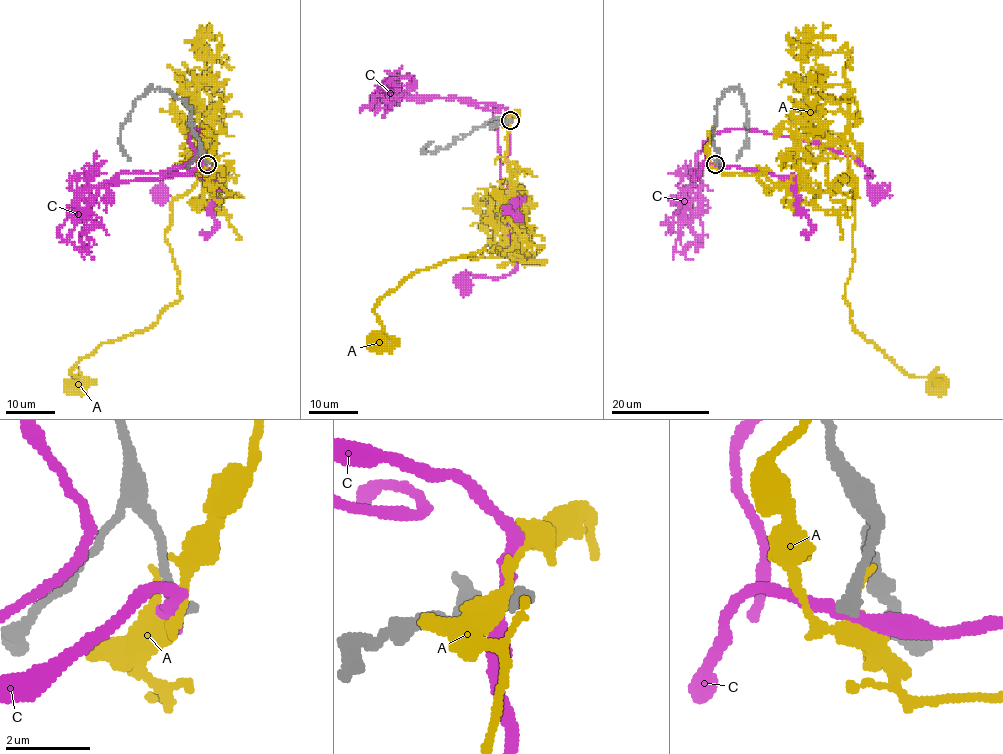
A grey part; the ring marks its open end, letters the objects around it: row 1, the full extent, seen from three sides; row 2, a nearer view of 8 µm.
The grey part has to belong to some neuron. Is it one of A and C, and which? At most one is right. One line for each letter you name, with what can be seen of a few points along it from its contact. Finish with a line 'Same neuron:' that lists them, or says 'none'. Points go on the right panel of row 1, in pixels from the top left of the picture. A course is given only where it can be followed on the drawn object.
Same neuron: none

